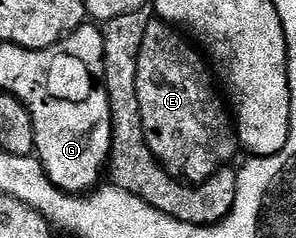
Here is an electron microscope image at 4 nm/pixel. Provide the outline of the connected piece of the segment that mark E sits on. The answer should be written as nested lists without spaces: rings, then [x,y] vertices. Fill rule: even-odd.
[[[154,17],[150,25],[146,25],[146,37],[142,37],[138,53],[138,109],[142,109],[142,129],[146,133],[146,145],[150,145],[150,153],[154,153],[154,157],[174,178],[189,185],[204,183],[217,171],[227,168],[231,164],[228,162],[238,152],[233,116],[214,82],[205,56],[177,28],[159,17]]]

